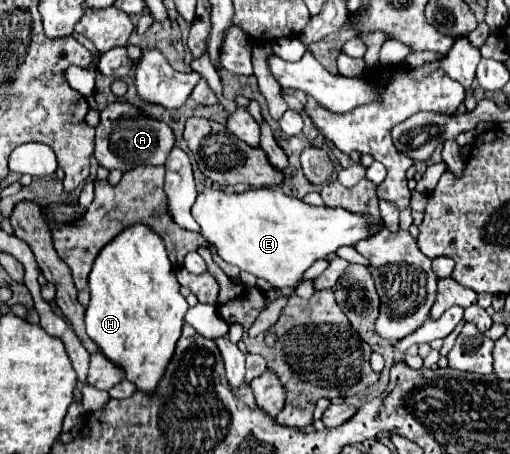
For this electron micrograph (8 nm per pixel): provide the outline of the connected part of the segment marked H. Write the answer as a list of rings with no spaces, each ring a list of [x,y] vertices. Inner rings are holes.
[[[129,226],[117,234],[95,258],[89,274],[91,300],[85,312],[85,326],[101,352],[125,370],[125,378],[143,392],[155,390],[175,342],[181,336],[183,316],[189,308],[181,296],[175,268],[167,258],[163,240],[149,226]]]

